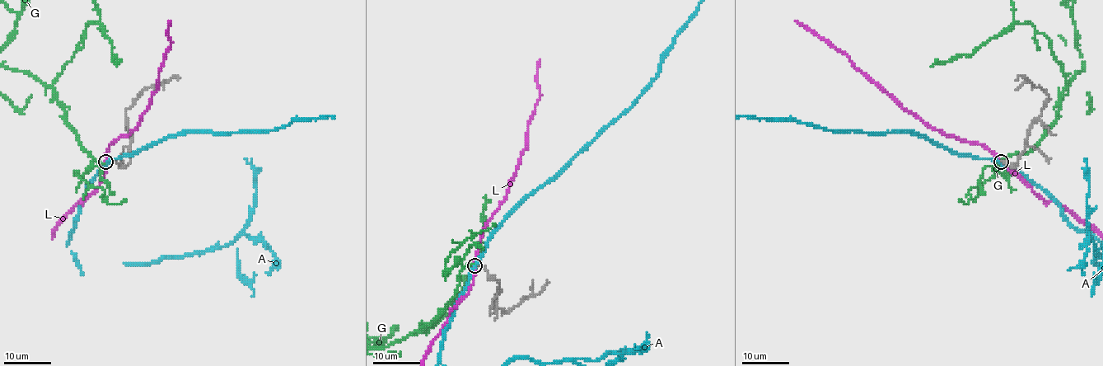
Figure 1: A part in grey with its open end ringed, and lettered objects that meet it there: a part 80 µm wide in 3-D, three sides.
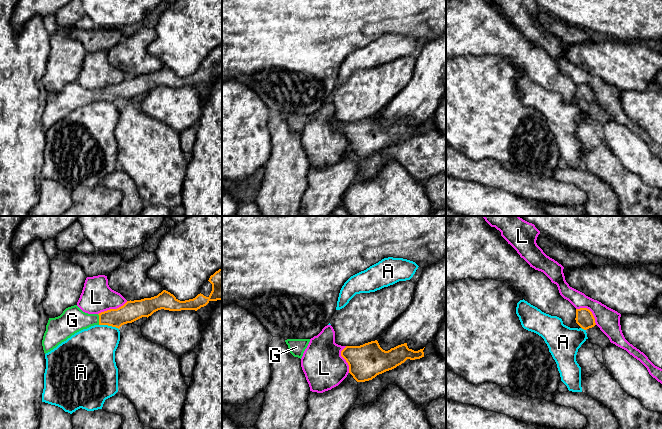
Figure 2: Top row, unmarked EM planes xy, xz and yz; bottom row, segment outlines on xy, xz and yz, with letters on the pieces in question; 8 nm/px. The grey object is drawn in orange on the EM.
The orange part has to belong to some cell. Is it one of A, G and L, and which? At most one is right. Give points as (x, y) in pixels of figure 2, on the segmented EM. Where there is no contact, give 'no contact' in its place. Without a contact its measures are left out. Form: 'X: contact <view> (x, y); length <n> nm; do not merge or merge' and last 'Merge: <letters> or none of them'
A: contact xy (109, 325); length 170 nm; do not merge
G: contact xy (99, 319); length 90 nm; merge
L: contact xy (112, 309); length 260 nm; do not merge
Merge: G

